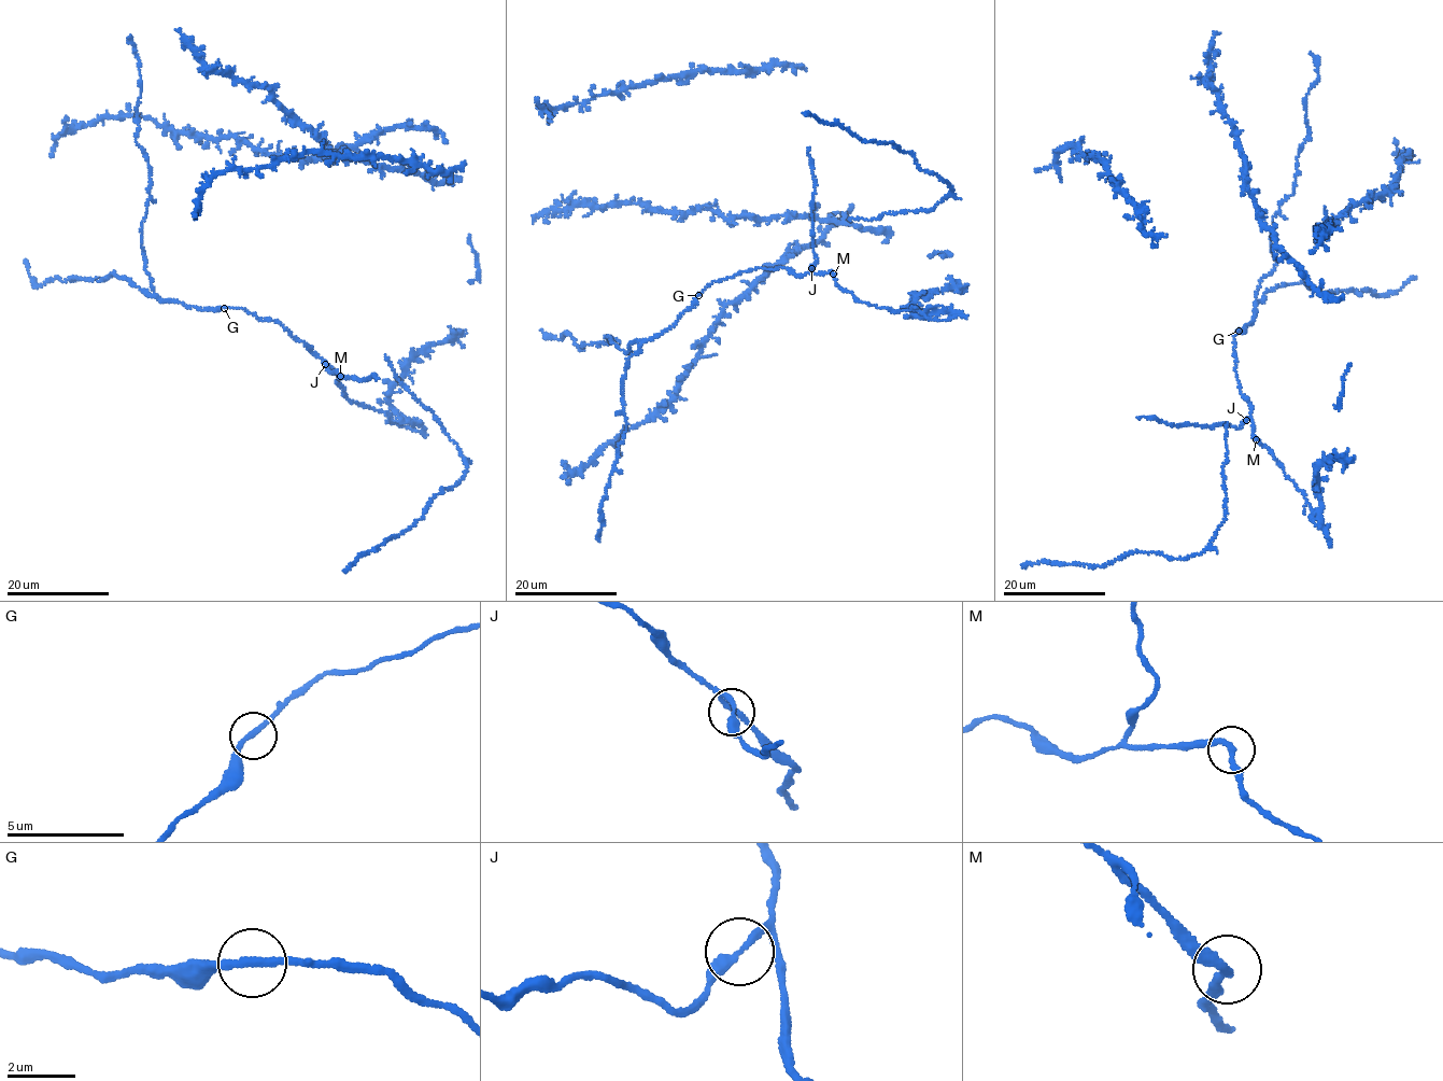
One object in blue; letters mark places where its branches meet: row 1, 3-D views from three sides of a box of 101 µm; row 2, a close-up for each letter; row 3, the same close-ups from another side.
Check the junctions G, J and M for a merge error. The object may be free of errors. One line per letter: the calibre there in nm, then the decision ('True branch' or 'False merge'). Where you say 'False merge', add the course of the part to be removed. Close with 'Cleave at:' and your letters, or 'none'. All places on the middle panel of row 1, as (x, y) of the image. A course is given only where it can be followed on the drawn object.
G: Thickness 240 nm. True branch
J: Thickness 280 nm. True branch
M: Thickness 240 nm. True branch
Cleave at: none

